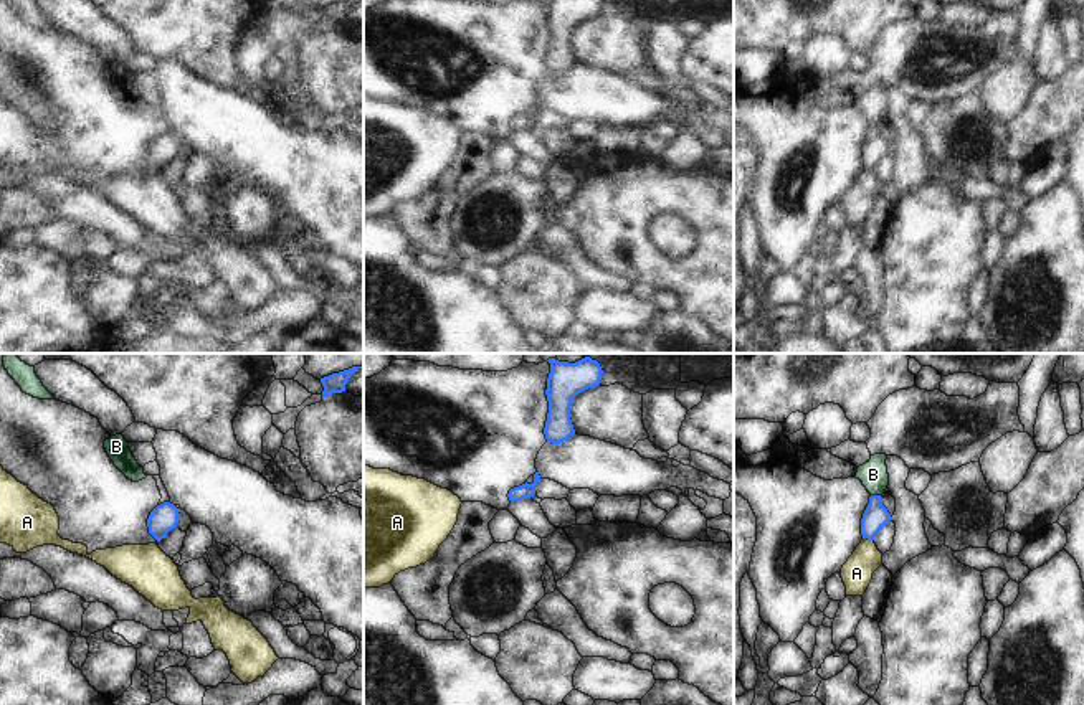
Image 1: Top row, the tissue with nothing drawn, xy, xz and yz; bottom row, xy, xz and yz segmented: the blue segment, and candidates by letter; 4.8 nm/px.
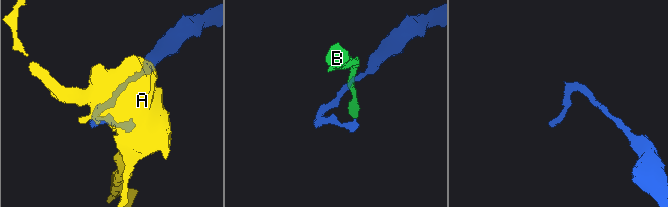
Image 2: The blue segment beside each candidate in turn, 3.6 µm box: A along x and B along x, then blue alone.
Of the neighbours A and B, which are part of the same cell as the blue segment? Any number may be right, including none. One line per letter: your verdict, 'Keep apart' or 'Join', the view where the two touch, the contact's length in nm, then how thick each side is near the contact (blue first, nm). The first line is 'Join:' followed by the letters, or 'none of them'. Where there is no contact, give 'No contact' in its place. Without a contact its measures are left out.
Join: B
A: Keep apart. Touches blue in yz. Shared border 60 nm. Thickness 120 nm (blue) against 150 nm
B: Join. Touches blue in yz. Shared border 50 nm. Thickness 120 nm (blue) against 140 nm.

